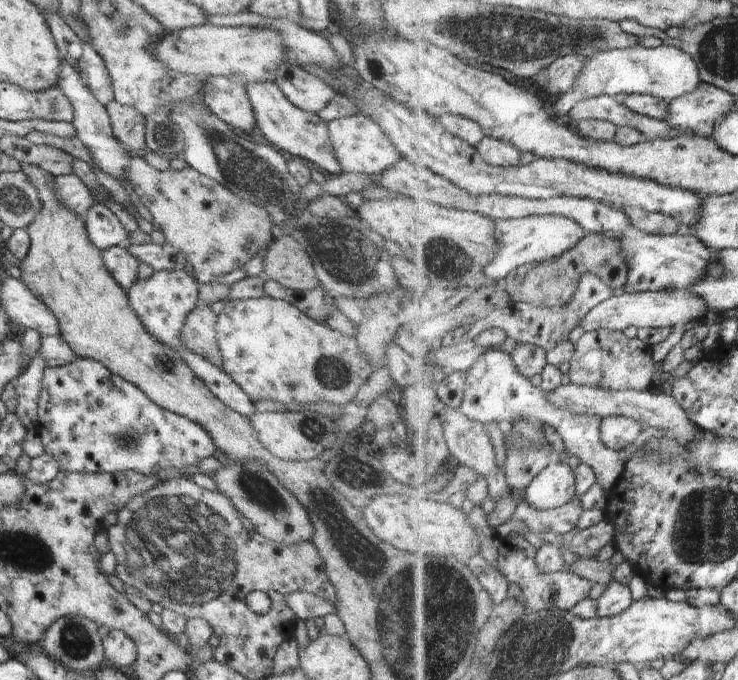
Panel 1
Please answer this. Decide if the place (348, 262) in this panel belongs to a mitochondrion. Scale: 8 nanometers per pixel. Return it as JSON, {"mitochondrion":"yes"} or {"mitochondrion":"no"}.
{"mitochondrion":"yes"}

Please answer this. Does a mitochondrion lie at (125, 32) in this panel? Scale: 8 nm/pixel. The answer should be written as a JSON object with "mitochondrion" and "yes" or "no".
{"mitochondrion":"yes"}

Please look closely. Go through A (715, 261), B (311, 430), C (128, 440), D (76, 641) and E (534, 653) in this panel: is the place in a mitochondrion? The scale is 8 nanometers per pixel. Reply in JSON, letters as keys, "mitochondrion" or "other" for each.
{"A":"other","B":"mitochondrion","C":"mitochondrion","D":"mitochondrion","E":"mitochondrion"}

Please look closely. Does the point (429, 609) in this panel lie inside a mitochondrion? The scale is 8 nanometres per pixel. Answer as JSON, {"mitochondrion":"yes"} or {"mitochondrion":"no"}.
{"mitochondrion":"yes"}

